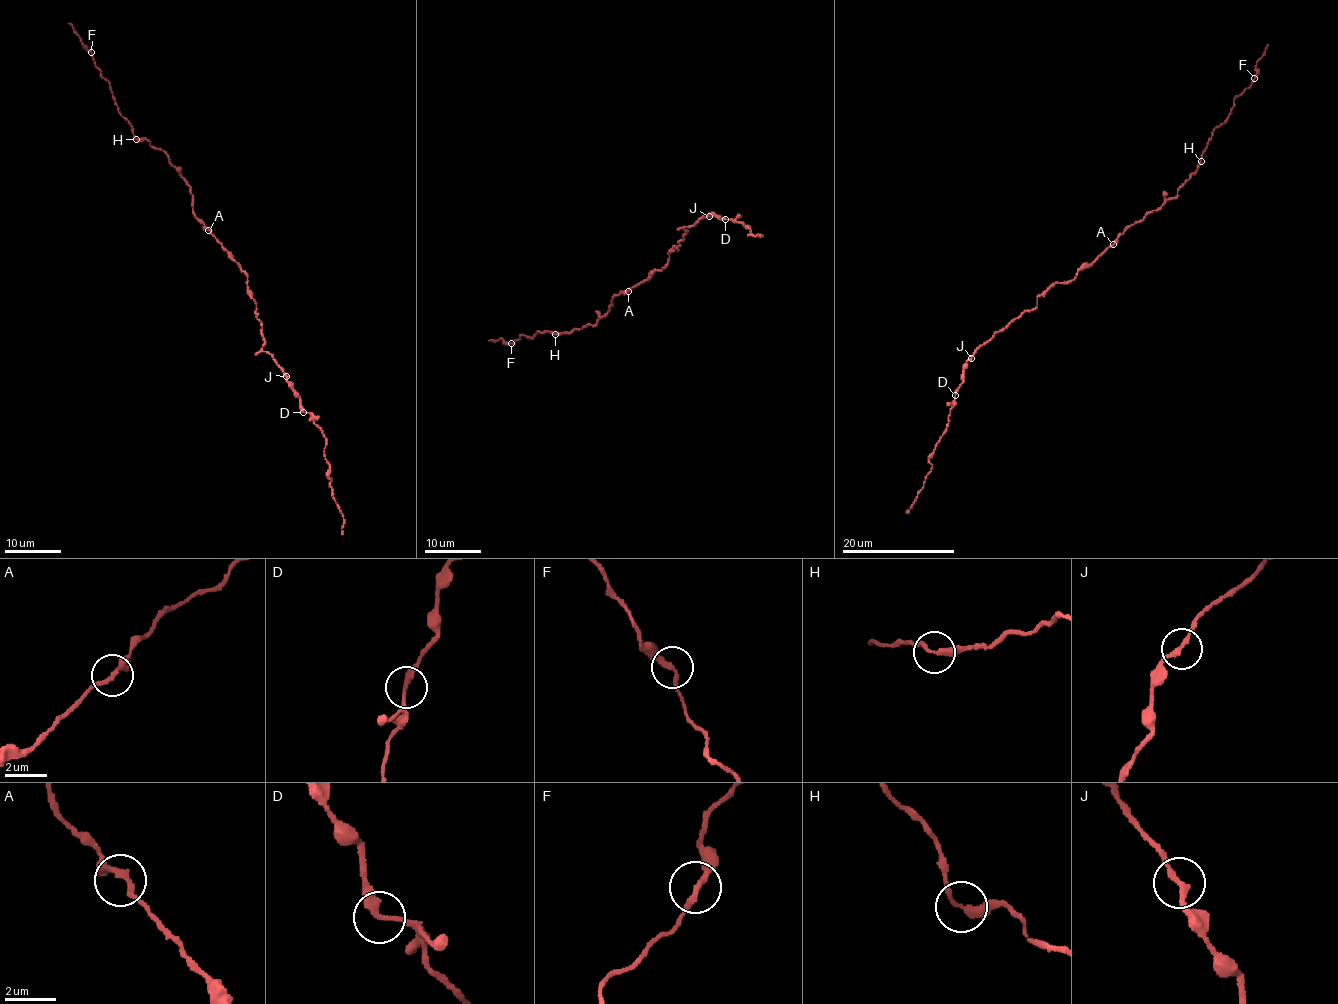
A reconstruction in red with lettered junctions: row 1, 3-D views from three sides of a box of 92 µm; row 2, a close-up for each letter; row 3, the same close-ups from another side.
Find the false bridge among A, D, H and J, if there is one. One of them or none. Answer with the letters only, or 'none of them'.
none of them

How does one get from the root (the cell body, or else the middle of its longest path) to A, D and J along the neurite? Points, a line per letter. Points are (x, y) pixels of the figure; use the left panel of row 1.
A: (239, 266), (208, 230)
D: (239, 266), (246, 274), (247, 286), (256, 304), (264, 340), (262, 349), (269, 352), (282, 369), (303, 412)
J: (239, 266), (246, 274), (247, 286), (256, 304), (264, 340), (262, 349), (269, 352), (286, 376)

